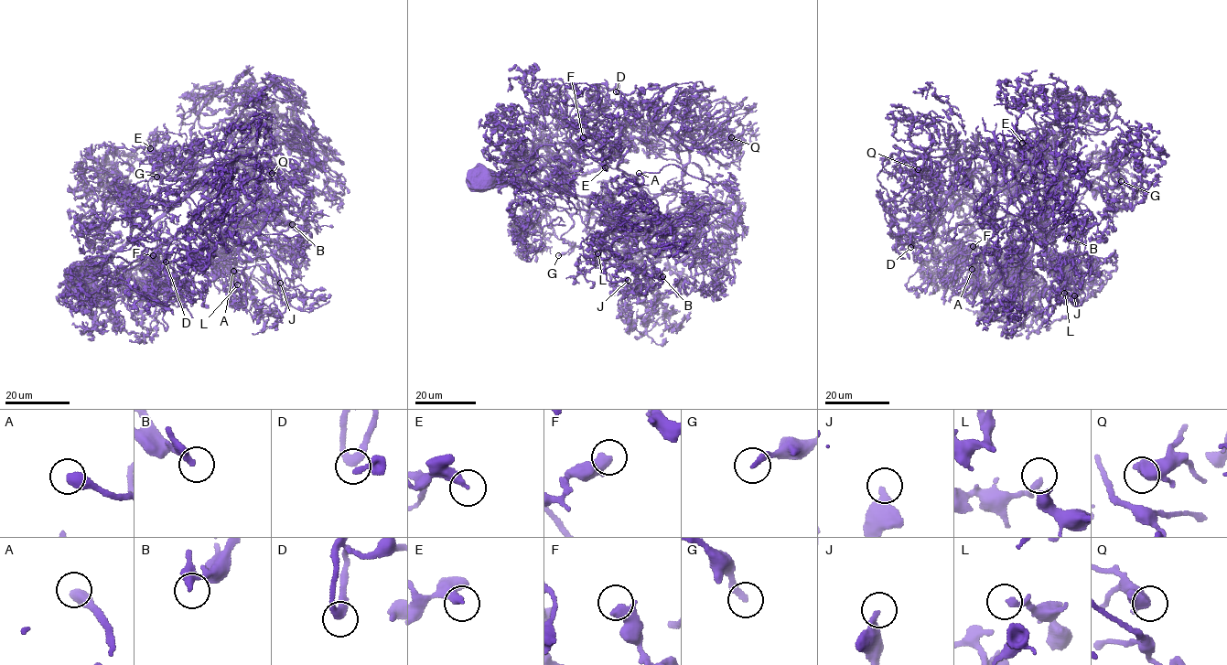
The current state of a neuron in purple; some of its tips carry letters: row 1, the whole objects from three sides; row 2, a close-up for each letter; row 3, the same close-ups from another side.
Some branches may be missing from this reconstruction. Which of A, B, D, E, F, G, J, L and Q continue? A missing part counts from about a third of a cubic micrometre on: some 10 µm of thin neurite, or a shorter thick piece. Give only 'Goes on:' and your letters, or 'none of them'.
Goes on: A, G

